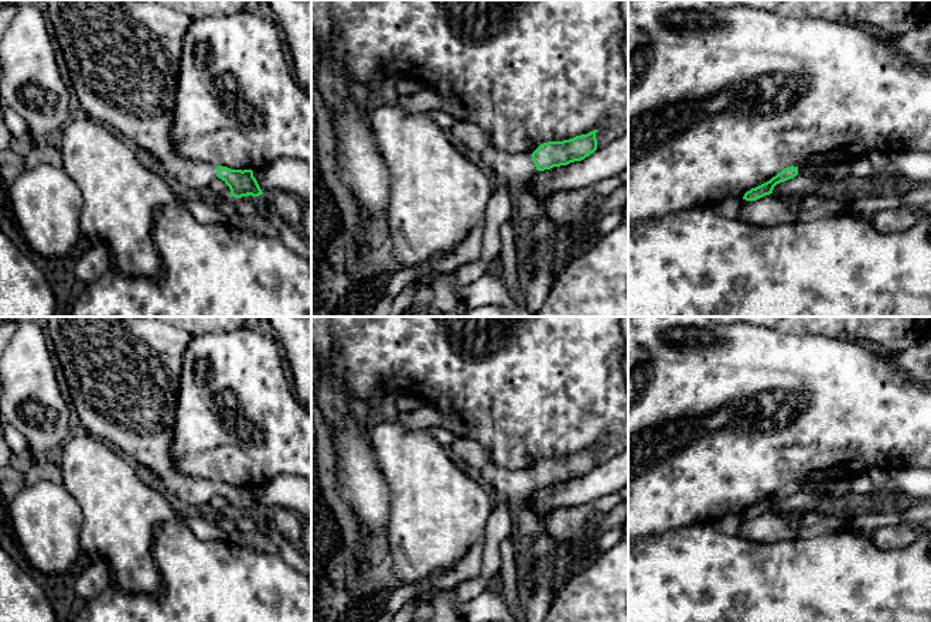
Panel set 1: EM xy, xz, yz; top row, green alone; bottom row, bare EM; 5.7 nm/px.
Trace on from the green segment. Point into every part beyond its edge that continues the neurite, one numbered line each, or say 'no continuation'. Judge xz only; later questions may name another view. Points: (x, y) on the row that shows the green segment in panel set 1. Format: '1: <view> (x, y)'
1: xz (515, 171)

